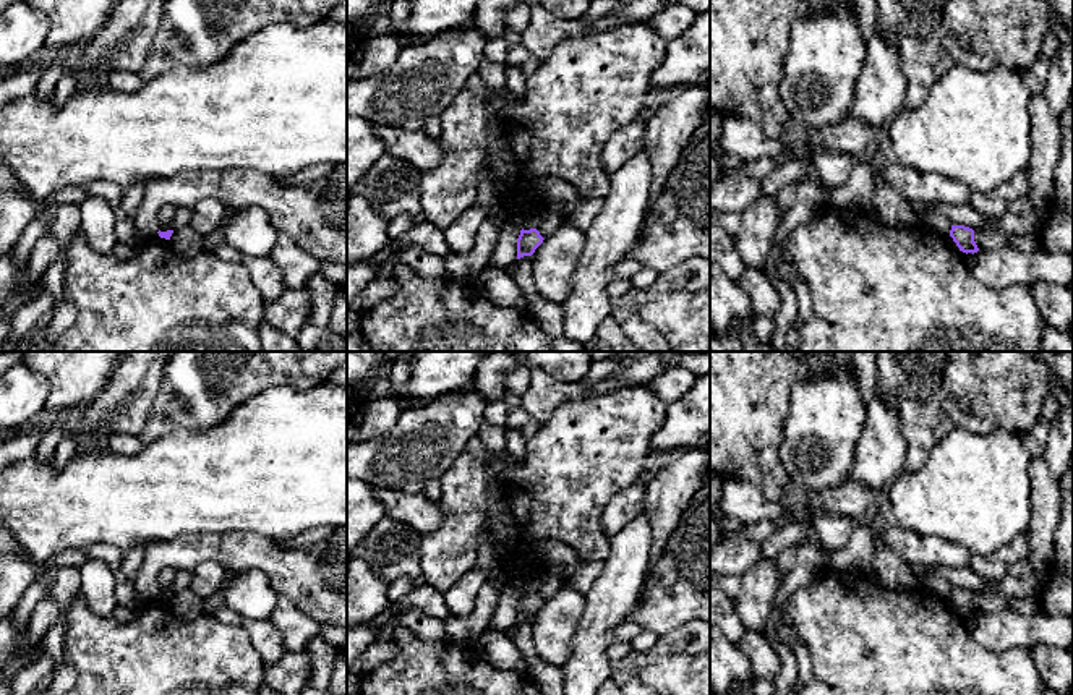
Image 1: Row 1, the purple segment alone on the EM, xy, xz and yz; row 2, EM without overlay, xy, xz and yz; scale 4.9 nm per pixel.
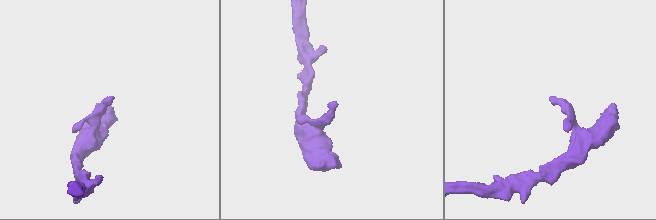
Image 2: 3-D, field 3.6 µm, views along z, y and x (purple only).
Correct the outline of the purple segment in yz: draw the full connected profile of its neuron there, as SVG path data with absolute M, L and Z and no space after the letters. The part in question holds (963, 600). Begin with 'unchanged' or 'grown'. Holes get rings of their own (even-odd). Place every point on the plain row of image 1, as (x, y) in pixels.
unchanged | M951 588L950 599L963 616L977 616L979 611L974 604L974 593L964 588Z

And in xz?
unchanged | M536 591L520 593L517 601L517 622L524 619L532 619L535 612L543 606L543 599Z

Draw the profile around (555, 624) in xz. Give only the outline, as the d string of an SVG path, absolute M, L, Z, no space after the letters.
M564 583L532 617L538 656L558 667L567 661L585 606L585 596Z

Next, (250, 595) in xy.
M258 569L238 573L225 590L225 606L250 620L267 620L276 609L277 593Z

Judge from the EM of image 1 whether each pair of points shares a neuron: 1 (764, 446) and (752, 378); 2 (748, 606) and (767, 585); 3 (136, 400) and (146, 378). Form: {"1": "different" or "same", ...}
{"1": "same", "2": "same", "3": "same"}

